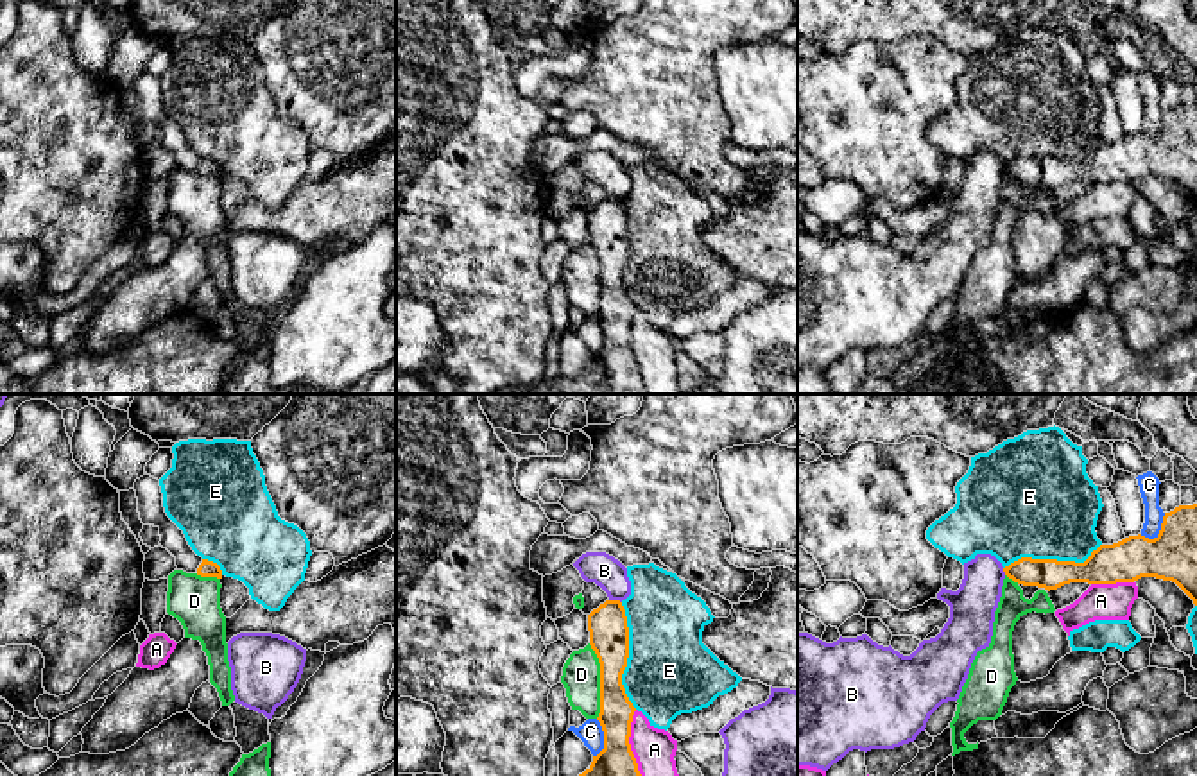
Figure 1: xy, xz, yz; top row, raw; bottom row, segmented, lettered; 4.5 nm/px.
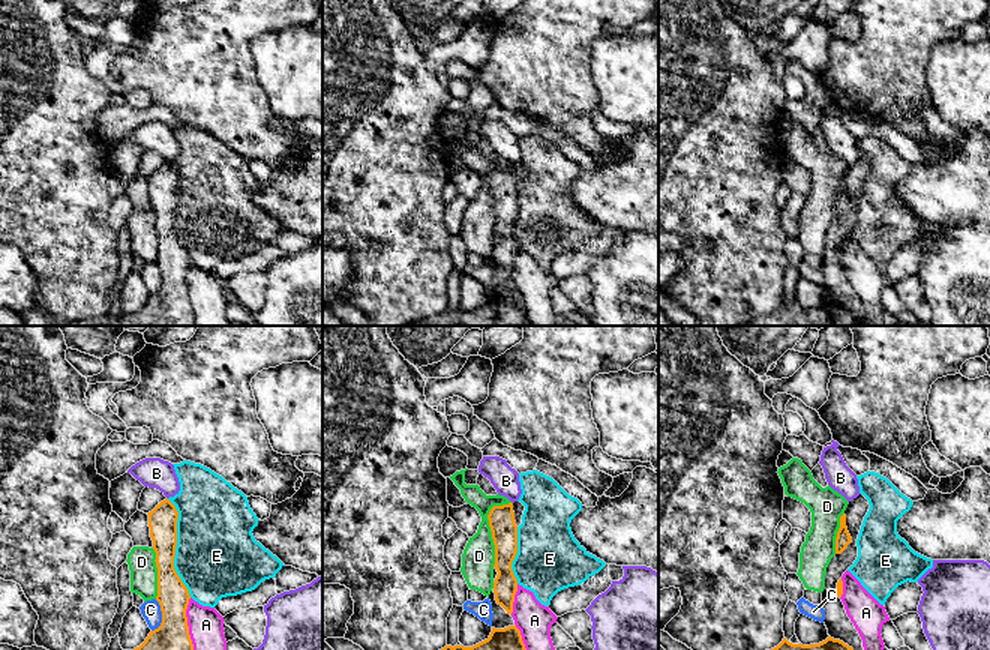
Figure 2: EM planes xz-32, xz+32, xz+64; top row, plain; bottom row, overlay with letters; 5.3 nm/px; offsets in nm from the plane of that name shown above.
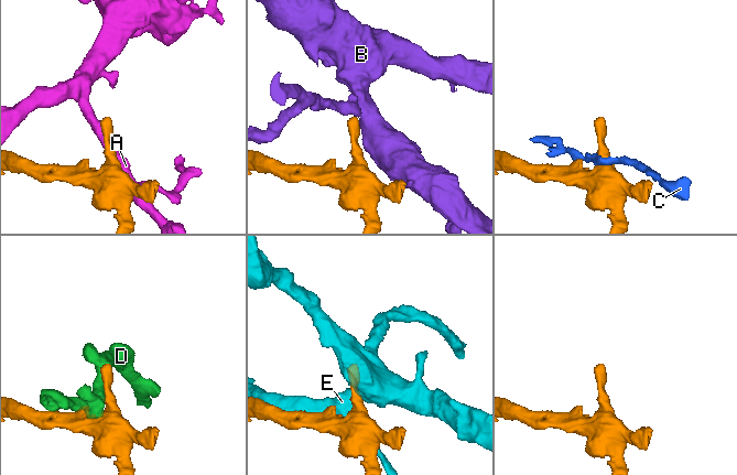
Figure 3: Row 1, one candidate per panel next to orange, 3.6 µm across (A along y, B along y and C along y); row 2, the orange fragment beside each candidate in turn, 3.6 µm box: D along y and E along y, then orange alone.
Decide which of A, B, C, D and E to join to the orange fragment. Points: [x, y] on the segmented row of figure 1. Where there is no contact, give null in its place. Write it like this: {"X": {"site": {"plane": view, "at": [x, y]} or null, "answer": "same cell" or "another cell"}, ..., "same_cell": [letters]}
{"A": {"site": {"plane": "xz", "at": [628, 742]}, "answer": "another cell"}, "B": {"site": {"plane": "xz", "at": [615, 601]}, "answer": "another cell"}, "C": {"site": {"plane": "yz", "at": [1160, 533]}, "answer": "another cell"}, "D": {"site": {"plane": "xz", "at": [601, 681]}, "answer": "another cell"}, "E": {"site": {"plane": "xz", "at": [628, 656]}, "answer": "another cell"}, "same_cell": []}

